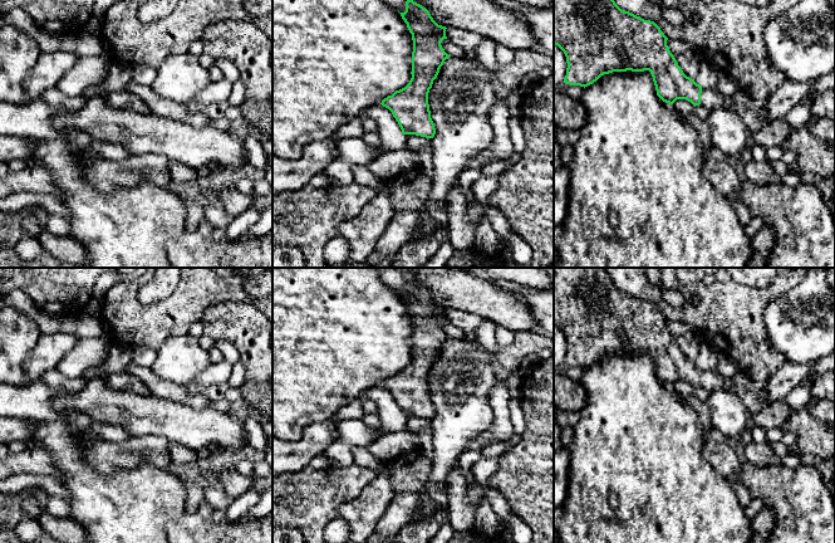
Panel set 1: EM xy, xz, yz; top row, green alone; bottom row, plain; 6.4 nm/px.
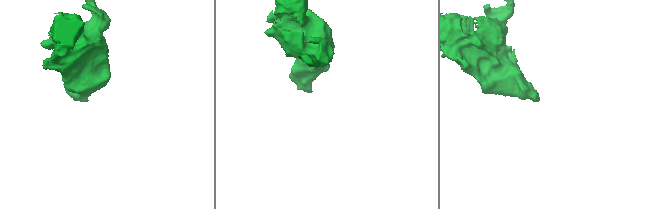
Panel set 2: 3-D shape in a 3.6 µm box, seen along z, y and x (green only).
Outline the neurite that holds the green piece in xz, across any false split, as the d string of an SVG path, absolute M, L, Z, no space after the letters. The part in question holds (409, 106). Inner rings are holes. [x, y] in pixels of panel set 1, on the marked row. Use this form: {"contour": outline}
{"contour": "M413 0L406 1L406 11L399 13L413 40L412 78L409 83L382 101L398 122L403 134L433 138L434 123L431 118L428 93L433 80L448 55L441 43L446 26L438 25L429 11Z"}

